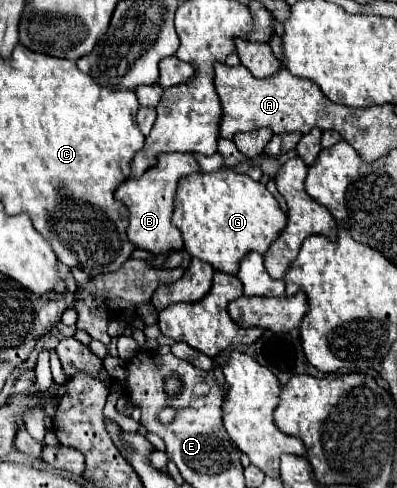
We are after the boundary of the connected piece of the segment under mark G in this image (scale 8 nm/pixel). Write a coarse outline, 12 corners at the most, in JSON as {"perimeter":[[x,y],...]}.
{"perimeter":[[249,174],[180,179],[185,250],[235,274],[287,224]]}

